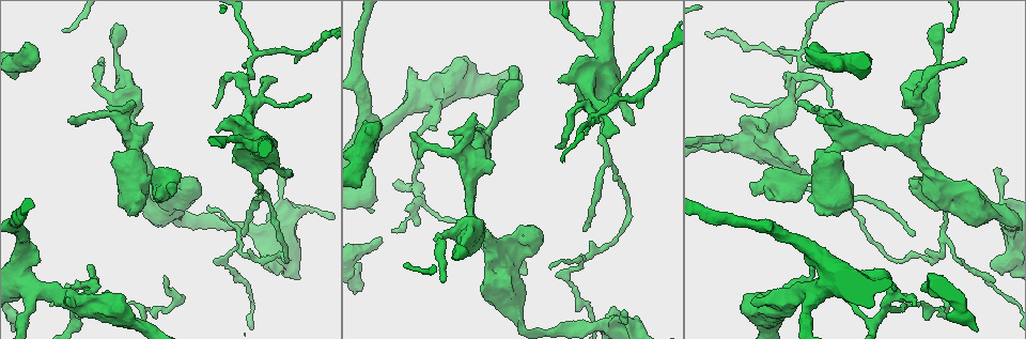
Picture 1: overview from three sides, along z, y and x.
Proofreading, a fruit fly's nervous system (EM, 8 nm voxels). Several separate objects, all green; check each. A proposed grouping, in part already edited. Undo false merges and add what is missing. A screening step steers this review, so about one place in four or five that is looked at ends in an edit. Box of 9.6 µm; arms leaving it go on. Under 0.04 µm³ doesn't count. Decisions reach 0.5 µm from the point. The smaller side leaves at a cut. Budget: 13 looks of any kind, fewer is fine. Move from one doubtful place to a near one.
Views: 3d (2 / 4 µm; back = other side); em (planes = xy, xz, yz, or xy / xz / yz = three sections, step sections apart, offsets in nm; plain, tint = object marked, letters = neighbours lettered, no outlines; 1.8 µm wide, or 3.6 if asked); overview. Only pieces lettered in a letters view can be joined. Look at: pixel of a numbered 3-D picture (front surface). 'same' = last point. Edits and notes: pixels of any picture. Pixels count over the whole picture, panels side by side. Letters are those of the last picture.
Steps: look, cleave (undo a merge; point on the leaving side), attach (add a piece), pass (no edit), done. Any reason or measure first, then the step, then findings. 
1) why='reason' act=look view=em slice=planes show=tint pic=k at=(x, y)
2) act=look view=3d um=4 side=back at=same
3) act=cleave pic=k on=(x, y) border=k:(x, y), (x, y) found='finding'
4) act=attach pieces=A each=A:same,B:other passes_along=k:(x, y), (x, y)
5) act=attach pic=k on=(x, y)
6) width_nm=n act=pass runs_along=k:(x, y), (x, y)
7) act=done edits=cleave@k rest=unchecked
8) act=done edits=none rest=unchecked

why='an open end' act=look view=em slice=xy step=4 show=tint pic=1 at=(372, 211)

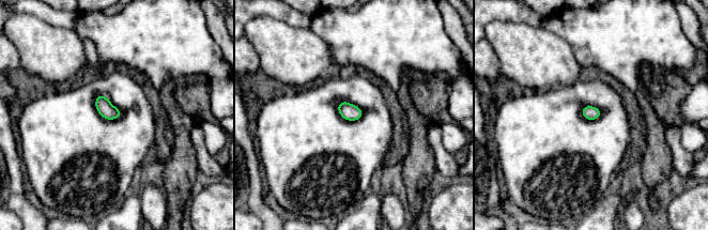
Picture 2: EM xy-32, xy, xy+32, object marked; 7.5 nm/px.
act=look view=em slice=xy step=4 show=letters at=same

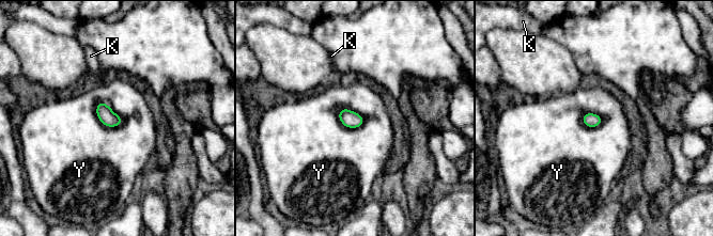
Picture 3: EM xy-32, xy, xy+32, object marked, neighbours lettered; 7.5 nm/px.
longest_contact=Y:240nm act=pass each=K:other,Y:other border=3:(96, 105), (105, 103), (122, 122) found='none of them fits'

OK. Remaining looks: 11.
why='thick end' act=look view=3d um=4 pic=1 at=(816, 209)

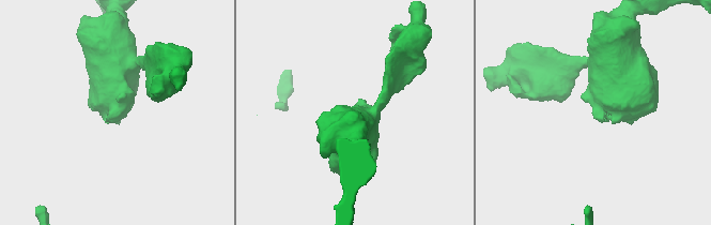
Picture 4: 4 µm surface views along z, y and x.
act=look view=em um=3.6 slice=planes show=letters pic=4 at=(596, 117)

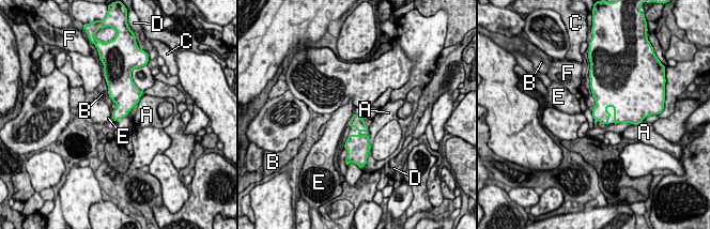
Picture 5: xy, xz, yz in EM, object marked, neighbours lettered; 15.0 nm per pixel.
longest_contact=A:180nm act=pass each=A:other,B:other,C:other,D:other,E:other,F:other found='no lettered piece goes on from it'

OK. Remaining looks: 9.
why='long arm stops here' act=look view=3d um=4 pic=1 at=(23, 47)

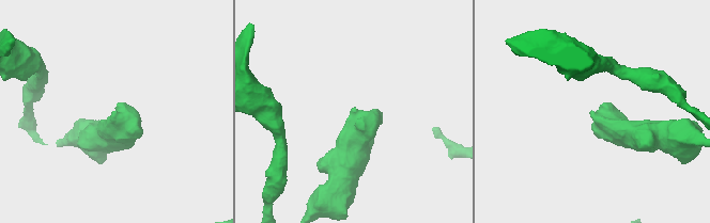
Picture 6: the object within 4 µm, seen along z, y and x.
why='now the EM' act=look view=em slice=planes show=letters pic=6 at=(593, 113)

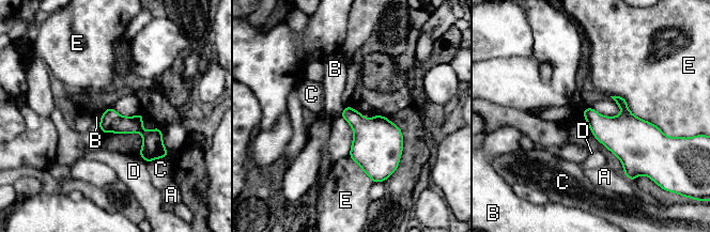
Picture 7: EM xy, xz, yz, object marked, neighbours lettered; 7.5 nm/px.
act=pass each=A:other,B:other,C:other,D:other,E:other runs_along=7:(106, 113), (116, 123), (134, 124), (164, 153) found='none of them fits'

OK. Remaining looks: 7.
why='branch stops here' act=look view=3d um=2 pic=1 at=(650, 48)

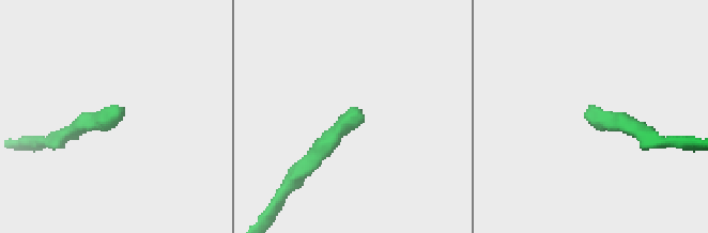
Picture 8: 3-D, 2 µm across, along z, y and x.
why='shape alone is not enough' act=look view=em slice=planes show=letters pic=8 at=(121, 109)

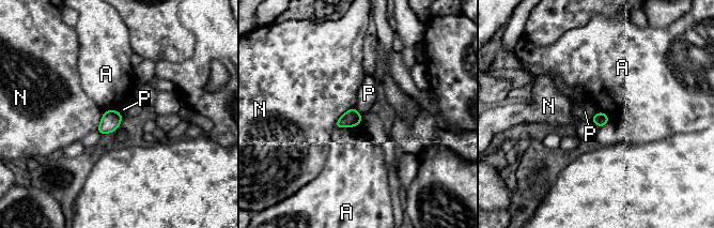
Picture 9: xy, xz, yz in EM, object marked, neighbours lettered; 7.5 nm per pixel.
width_nm=100 act=pass each=A:other,N:other,P:other border=9:(599, 111), (590, 120) found='no lettered piece goes on from it'

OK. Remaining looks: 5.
why='end of a long branch' act=look view=em slice=xz step=16 show=letters pic=1 at=(165, 276)

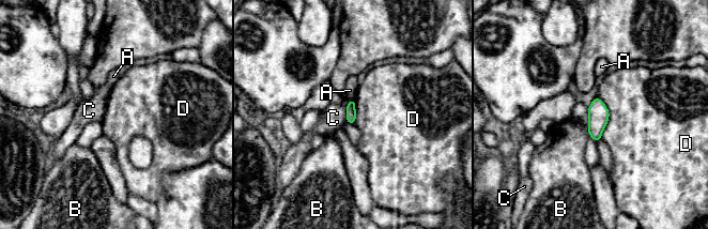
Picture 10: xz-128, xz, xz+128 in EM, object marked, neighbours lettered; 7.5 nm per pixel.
why='cut it another way' act=look view=em slice=planes show=letters at=same

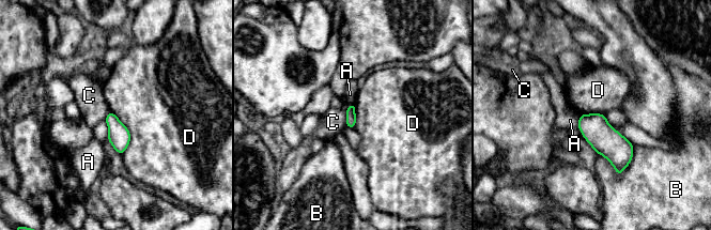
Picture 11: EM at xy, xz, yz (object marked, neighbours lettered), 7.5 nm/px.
act=pass each=A:other,B:other,C:other,D:other border=11:(110, 110), (129, 134), (122, 154) found='none of them fits'

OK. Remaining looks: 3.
act=done edits=none rest=unchecked

